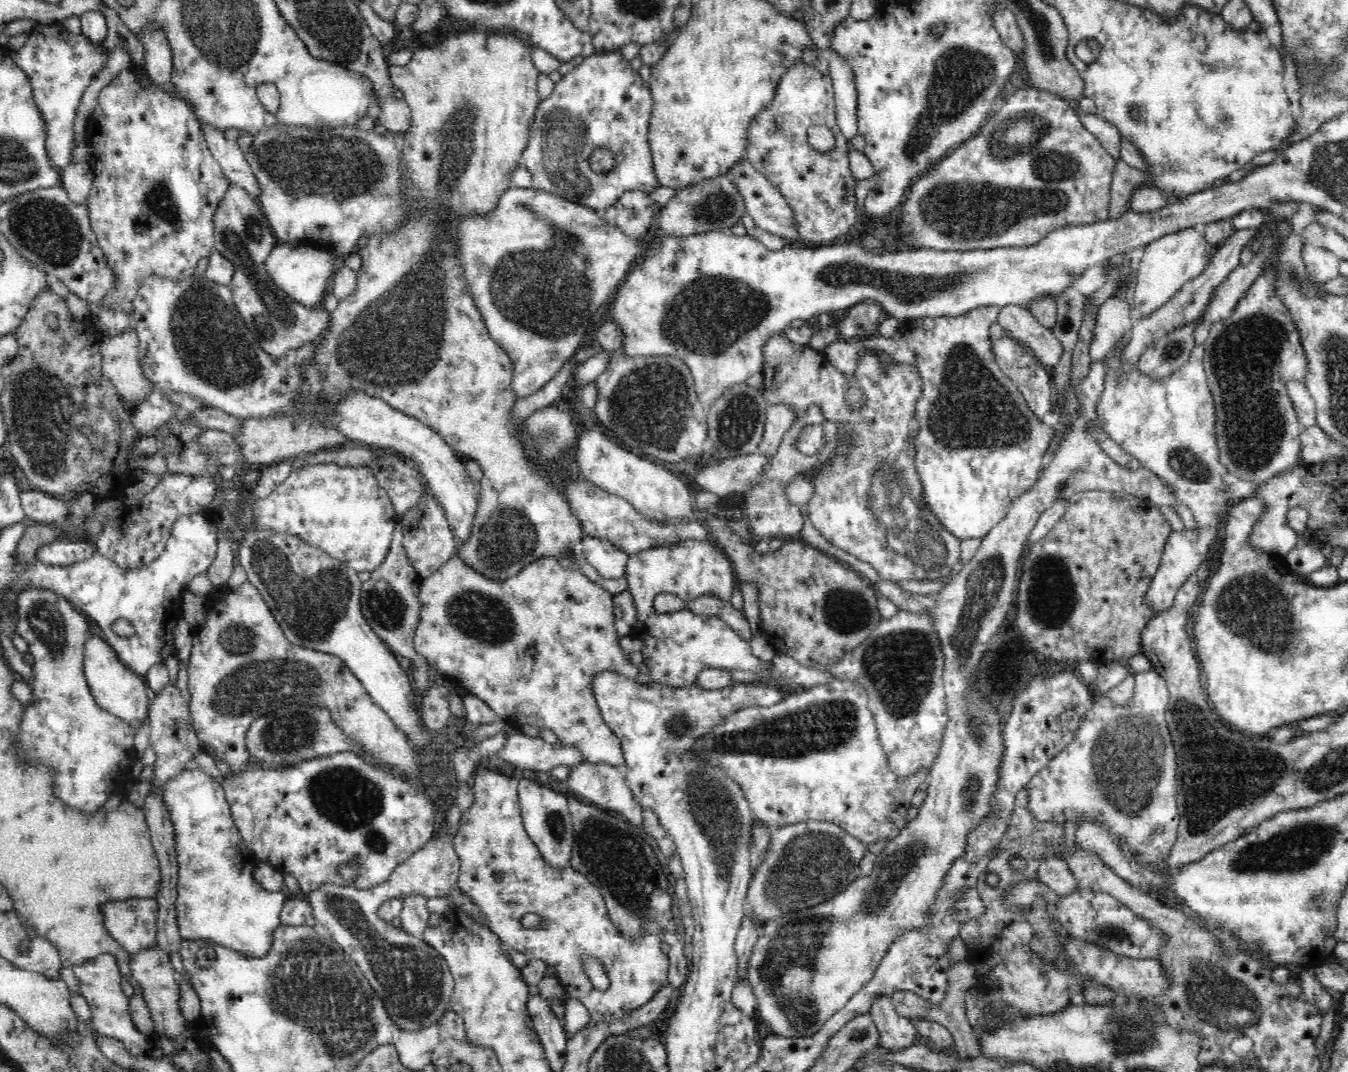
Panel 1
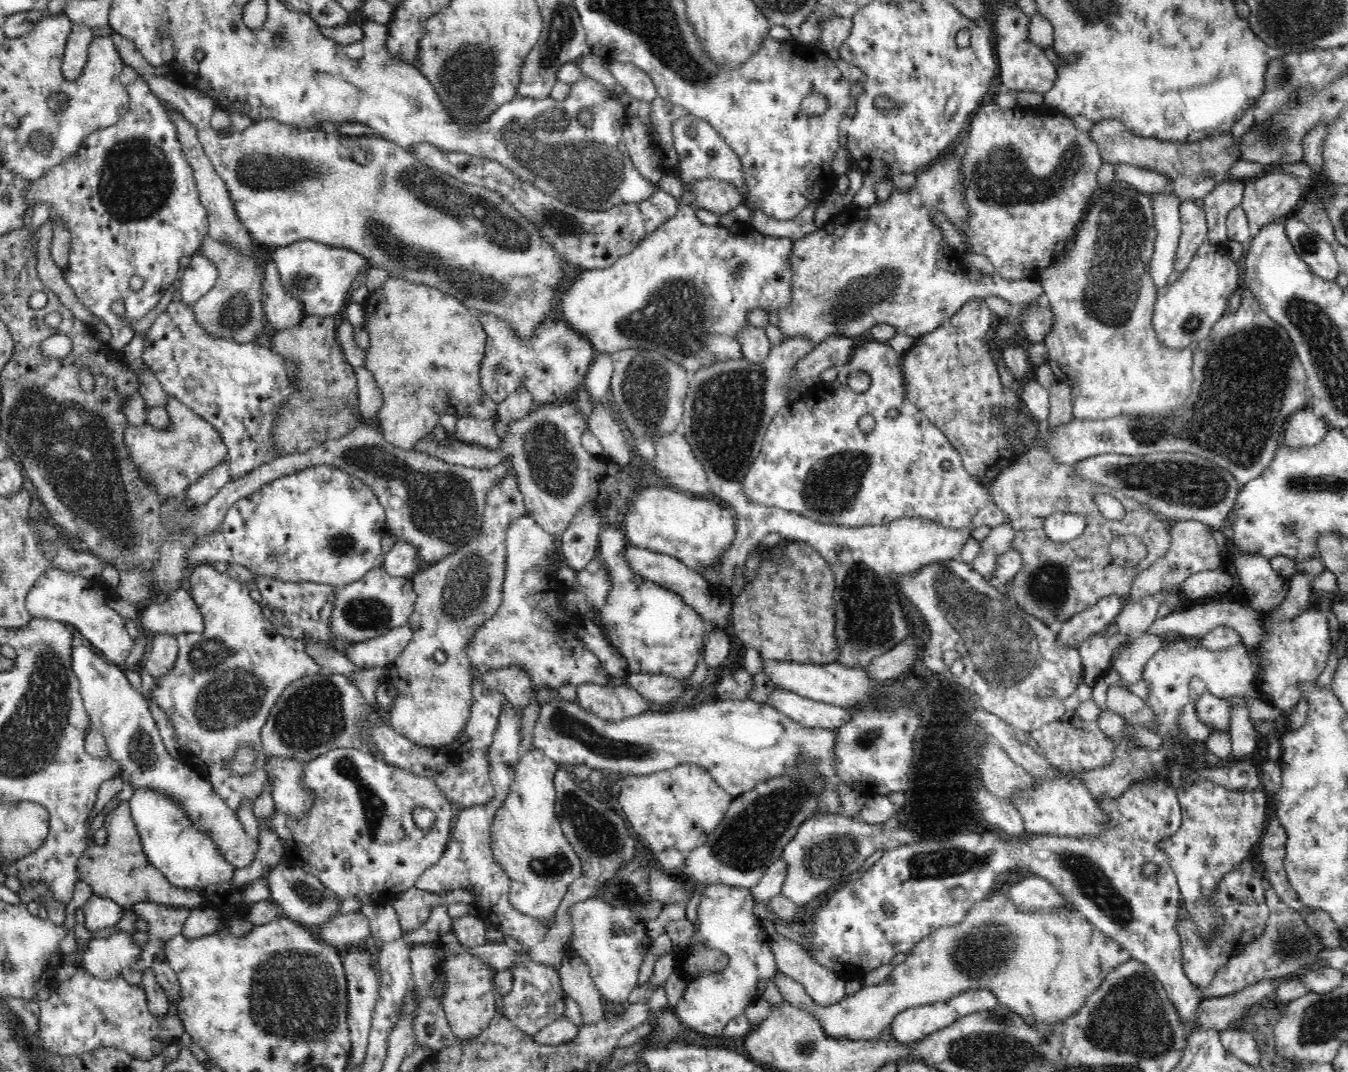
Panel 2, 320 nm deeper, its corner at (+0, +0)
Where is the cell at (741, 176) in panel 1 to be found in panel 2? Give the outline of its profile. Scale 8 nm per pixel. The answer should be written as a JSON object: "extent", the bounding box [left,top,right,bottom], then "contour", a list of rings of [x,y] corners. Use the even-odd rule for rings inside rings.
{"extent":[672,115,748,207],"contour":[[[693,115],[682,116],[680,120],[674,120],[672,135],[674,135],[674,149],[676,149],[678,159],[680,159],[680,162],[677,164],[679,166],[679,178],[682,182],[682,187],[684,187],[684,196],[680,198],[679,202],[695,207],[694,196],[691,194],[693,185],[706,178],[714,178],[732,184],[741,193],[744,201],[748,198],[742,163],[740,163],[734,150],[726,144],[708,121]]]}

